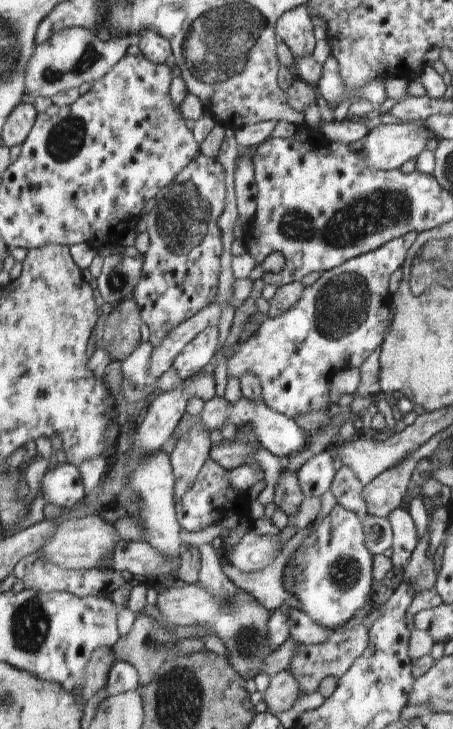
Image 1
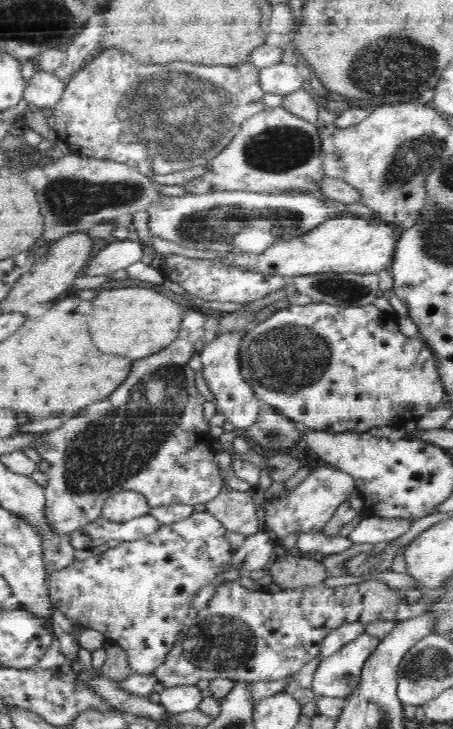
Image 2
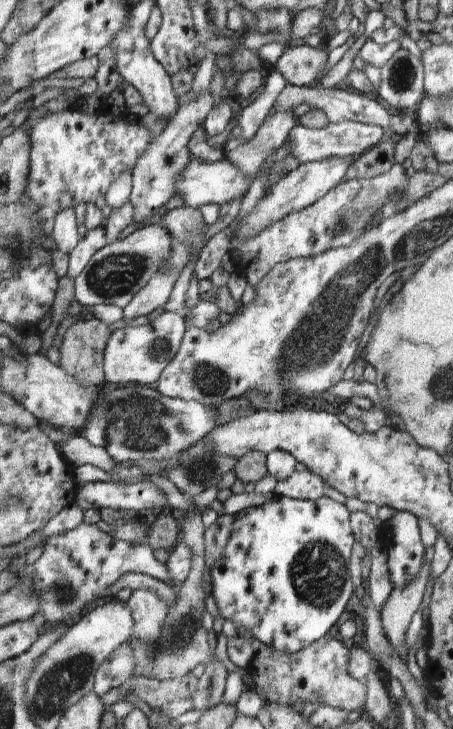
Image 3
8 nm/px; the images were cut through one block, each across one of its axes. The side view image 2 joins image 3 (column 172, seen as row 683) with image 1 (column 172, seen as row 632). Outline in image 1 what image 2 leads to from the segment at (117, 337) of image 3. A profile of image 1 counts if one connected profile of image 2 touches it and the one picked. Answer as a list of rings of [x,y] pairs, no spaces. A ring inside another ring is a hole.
[[[208,327],[187,345],[187,348],[172,364],[172,368],[182,380],[194,378],[210,365],[210,360],[218,348],[218,337],[218,328]]]

